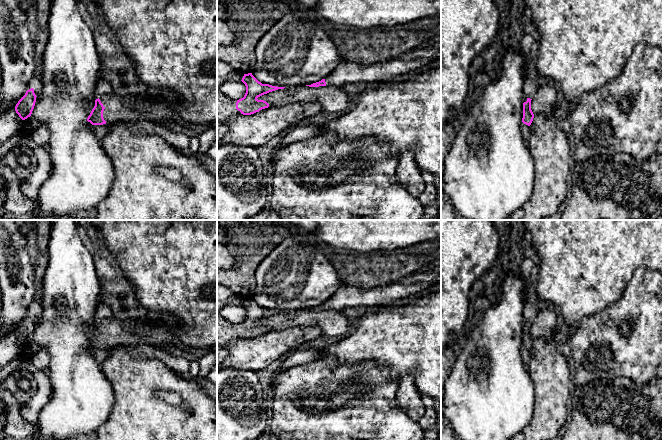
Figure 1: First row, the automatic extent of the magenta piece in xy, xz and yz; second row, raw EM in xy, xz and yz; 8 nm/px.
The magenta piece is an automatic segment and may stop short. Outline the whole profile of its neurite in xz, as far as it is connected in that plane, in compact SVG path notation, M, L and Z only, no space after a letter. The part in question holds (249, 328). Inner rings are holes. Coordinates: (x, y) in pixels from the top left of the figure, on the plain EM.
M252 297L244 298L241 305L246 310L246 317L239 324L230 323L217 314L217 345L224 346L234 339L251 339L268 332L269 328L266 325L257 322L269 316L285 312L262 308Z

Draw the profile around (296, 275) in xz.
M299 237L280 243L257 264L256 288L252 299L262 308L277 311L311 309L325 303L342 285L337 270L328 260L324 247L310 244Z

